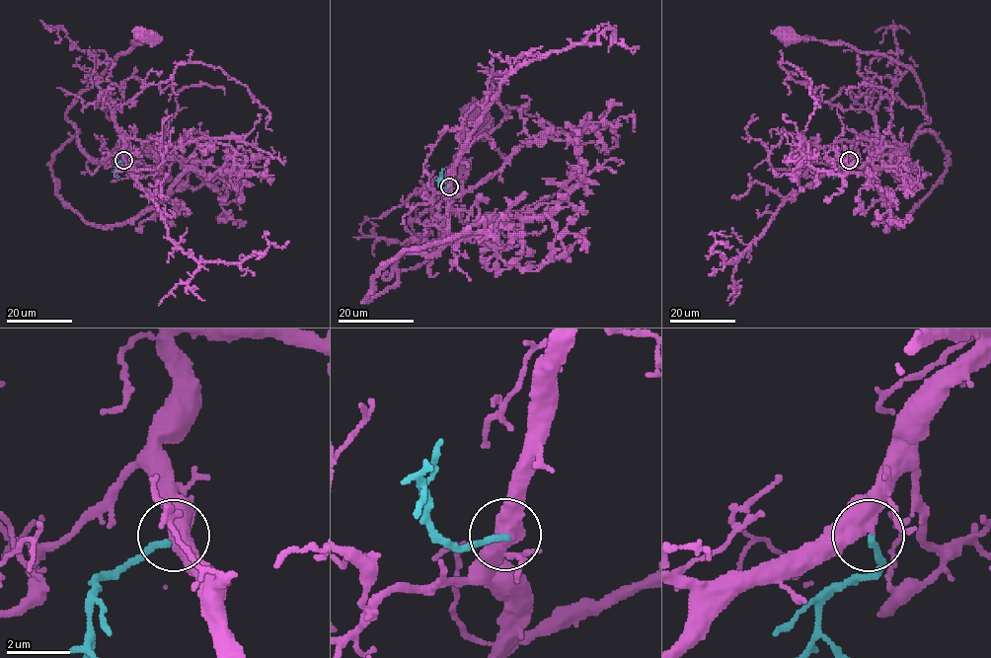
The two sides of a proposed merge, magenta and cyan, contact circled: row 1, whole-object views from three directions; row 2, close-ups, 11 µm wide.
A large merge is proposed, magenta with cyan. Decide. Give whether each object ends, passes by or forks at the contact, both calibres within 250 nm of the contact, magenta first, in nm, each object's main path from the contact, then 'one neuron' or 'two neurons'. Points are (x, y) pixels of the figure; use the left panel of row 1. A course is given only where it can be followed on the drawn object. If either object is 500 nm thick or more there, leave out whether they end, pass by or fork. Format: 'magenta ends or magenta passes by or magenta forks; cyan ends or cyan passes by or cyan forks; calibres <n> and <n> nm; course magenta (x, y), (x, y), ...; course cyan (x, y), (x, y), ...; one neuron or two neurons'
calibres 500 and 200 nm; course magenta (123, 160), (122, 137), (106, 161), (92, 161), (66, 114), (131, 41), (143, 32), (148, 36); course cyan (123, 160), (115, 167), (115, 174), (119, 177); one neuron

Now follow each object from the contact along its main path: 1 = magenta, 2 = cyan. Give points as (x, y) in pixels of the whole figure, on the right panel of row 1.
1: (848, 160), (863, 139), (883, 137), (908, 161), (912, 138), (930, 120), (921, 85), (880, 53), (784, 36)
2: (849, 160), (844, 170), (833, 177)

